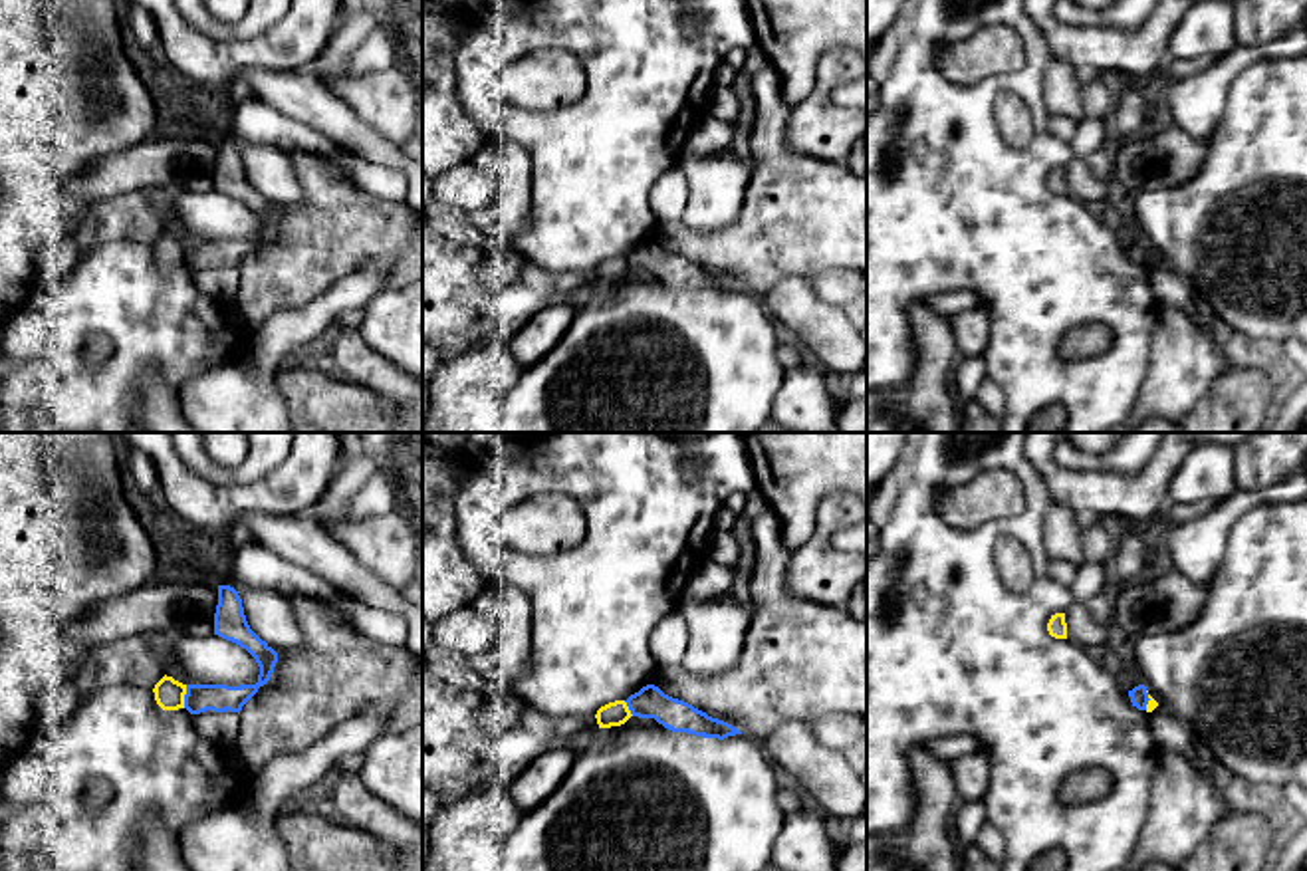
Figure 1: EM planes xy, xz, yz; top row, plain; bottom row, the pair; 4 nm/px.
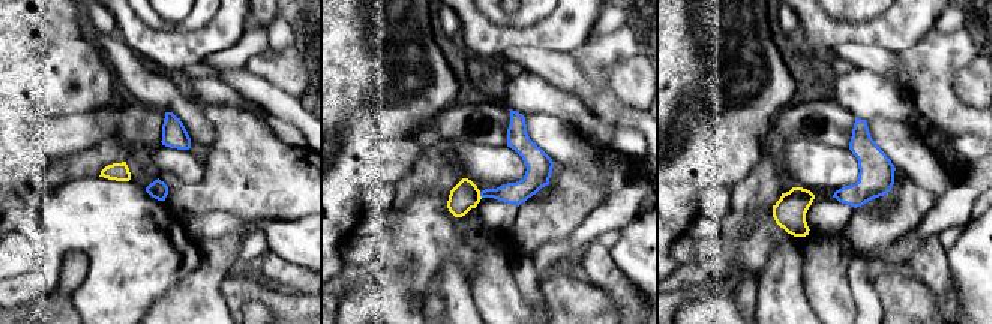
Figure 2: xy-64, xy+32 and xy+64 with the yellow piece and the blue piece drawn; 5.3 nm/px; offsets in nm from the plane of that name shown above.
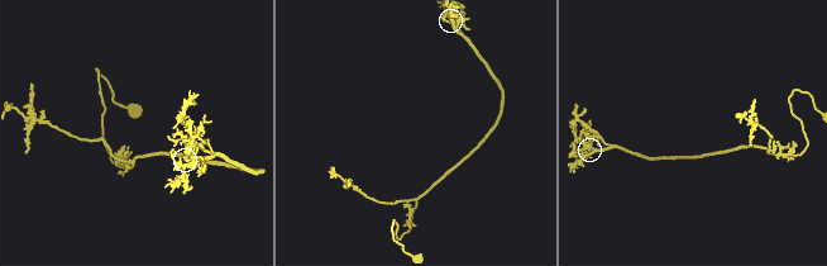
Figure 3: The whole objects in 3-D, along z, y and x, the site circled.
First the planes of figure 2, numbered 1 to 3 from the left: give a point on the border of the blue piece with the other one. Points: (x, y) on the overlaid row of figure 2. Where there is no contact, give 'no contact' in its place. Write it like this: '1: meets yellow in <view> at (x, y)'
1: no contact
2: meets yellow in xy+32 at (479, 195)
3: no contact

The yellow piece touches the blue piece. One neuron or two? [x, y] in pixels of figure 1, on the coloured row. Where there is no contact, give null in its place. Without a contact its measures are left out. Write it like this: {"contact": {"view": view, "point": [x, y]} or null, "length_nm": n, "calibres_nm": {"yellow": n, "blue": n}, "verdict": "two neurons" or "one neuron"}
{"contact": {"view": "xy", "point": [183, 697]}, "length_nm": 100, "calibres_nm": {"yellow": 120, "blue": 110}, "verdict": "two neurons"}

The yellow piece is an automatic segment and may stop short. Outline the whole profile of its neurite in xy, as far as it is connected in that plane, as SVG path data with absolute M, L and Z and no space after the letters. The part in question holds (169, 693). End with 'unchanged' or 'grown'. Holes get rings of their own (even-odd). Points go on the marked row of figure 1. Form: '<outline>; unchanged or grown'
M163 677L155 688L155 700L163 710L184 708L186 684L175 681L173 677Z; unchanged

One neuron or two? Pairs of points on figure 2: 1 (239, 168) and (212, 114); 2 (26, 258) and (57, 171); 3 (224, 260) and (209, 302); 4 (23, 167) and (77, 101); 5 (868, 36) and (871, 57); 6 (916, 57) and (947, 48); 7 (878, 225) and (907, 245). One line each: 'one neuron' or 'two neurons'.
1: one neuron
2: two neurons
3: one neuron
4: one neuron
5: two neurons
6: one neuron
7: two neurons

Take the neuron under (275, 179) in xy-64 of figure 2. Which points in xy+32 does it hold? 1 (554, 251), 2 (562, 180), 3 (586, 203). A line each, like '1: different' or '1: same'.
1: different
2: same
3: same

